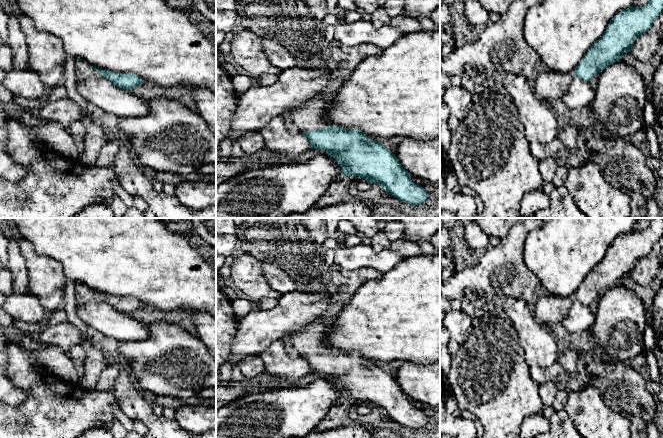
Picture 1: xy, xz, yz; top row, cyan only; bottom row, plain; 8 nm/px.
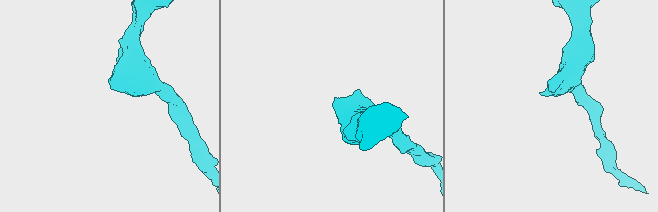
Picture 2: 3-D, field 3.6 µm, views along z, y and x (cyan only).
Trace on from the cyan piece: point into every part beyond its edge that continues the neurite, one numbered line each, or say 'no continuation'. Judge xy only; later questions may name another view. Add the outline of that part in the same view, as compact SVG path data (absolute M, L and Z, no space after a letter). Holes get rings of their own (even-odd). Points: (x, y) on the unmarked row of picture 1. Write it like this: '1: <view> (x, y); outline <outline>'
1: xy (82, 296); outline M77 285L75 289L75 300L77 306L81 306L87 303L98 303L102 301L102 299L97 294L90 294L89 288L85 285Z

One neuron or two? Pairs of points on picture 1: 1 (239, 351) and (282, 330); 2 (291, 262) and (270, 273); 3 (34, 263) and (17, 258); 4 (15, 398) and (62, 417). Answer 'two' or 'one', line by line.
1: one
2: two
3: two
4: two

